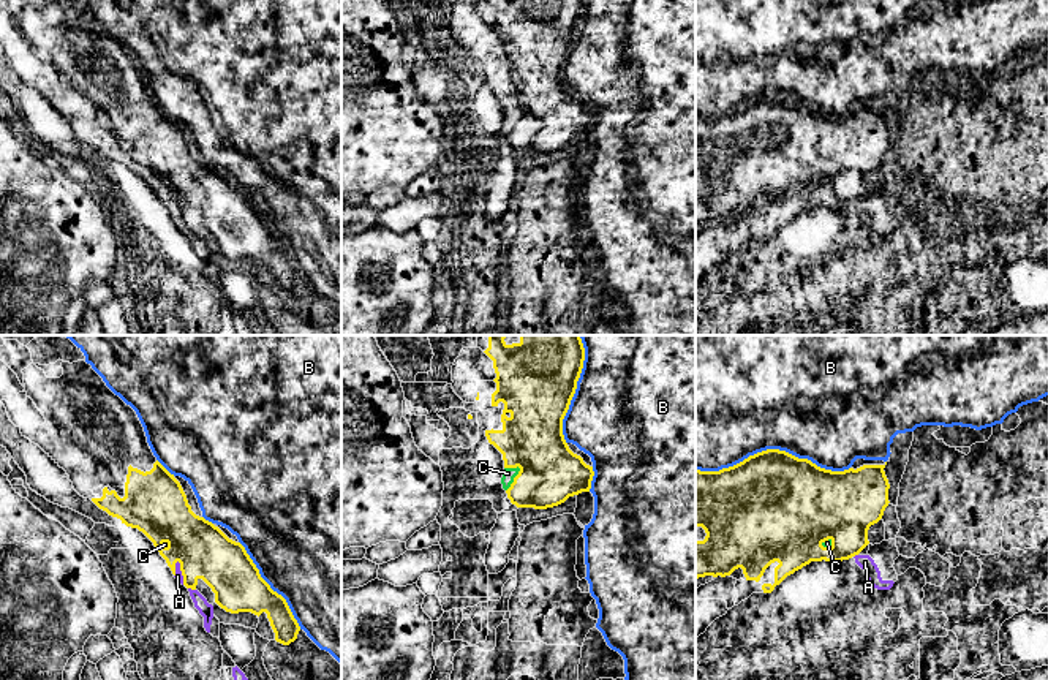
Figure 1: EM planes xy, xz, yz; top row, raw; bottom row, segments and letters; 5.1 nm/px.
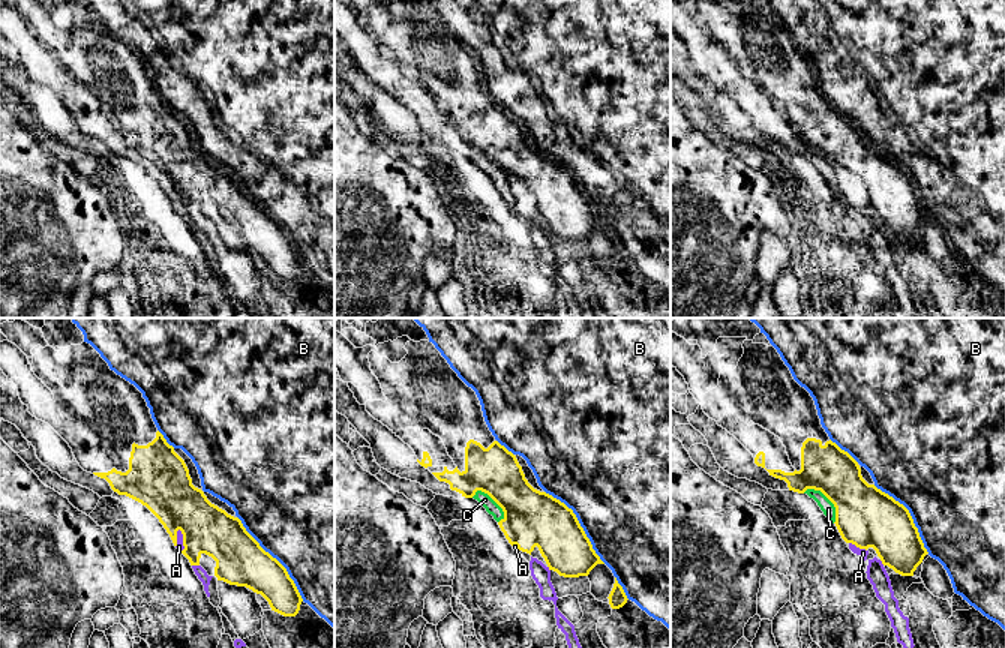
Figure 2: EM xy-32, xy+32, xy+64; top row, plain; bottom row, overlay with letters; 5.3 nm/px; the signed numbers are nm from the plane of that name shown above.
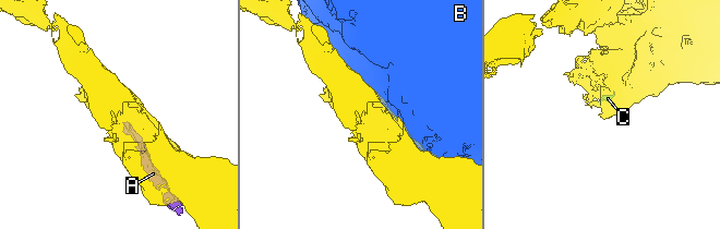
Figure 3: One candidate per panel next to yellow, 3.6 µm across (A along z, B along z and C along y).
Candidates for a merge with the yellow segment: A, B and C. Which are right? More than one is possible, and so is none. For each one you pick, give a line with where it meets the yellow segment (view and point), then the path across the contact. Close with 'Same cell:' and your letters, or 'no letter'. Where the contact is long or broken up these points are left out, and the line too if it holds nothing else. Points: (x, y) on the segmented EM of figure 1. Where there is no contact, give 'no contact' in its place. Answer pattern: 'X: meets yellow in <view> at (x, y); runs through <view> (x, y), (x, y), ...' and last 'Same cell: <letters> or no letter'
Same cell: no letter

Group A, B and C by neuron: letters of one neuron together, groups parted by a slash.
A C / B

